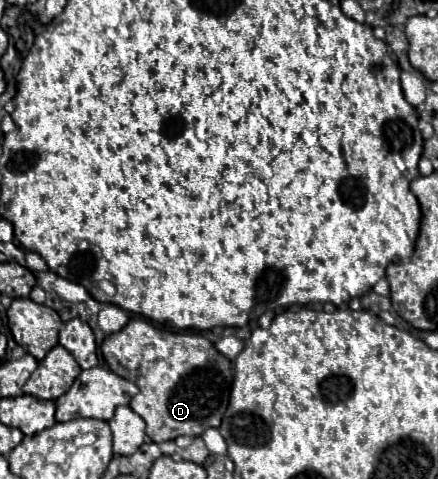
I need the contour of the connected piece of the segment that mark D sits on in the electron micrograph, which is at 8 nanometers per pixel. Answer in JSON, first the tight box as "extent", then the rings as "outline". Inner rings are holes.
{"extent":[100,317,232,443],"outline":[[[134,317],[128,321],[124,329],[108,335],[100,351],[116,375],[122,375],[124,379],[130,379],[138,385],[140,393],[134,395],[134,399],[130,401],[130,409],[144,419],[146,435],[154,443],[170,441],[180,435],[198,437],[208,427],[220,427],[222,415],[230,399],[232,363],[222,353],[214,353],[214,345],[206,337],[198,333],[172,333],[166,329],[156,329],[146,319]]]}

